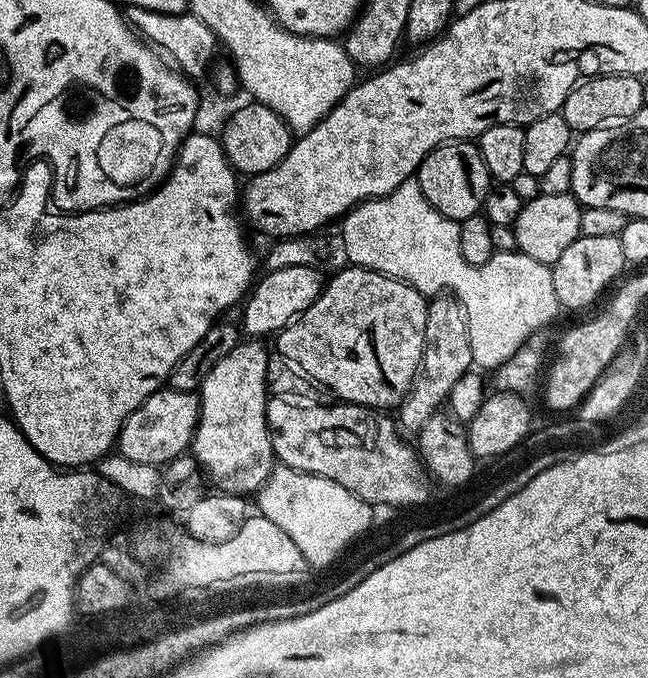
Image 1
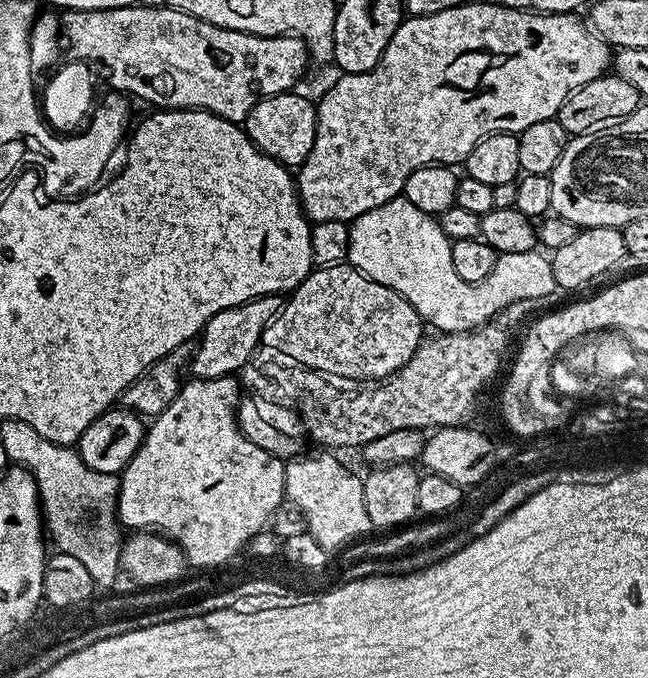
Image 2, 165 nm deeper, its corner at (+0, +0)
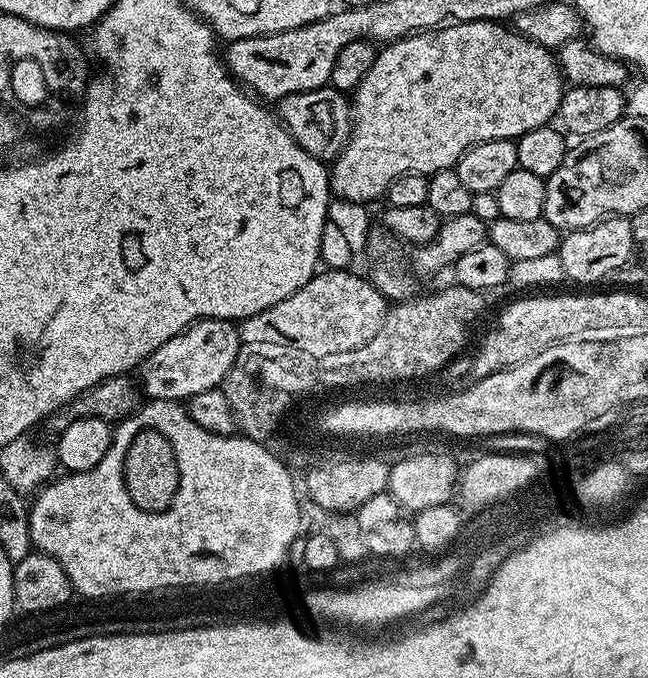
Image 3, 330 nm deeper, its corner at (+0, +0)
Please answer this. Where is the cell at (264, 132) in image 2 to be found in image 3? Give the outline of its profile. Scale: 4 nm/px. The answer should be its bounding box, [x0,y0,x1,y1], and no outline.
[278,86,352,162]

